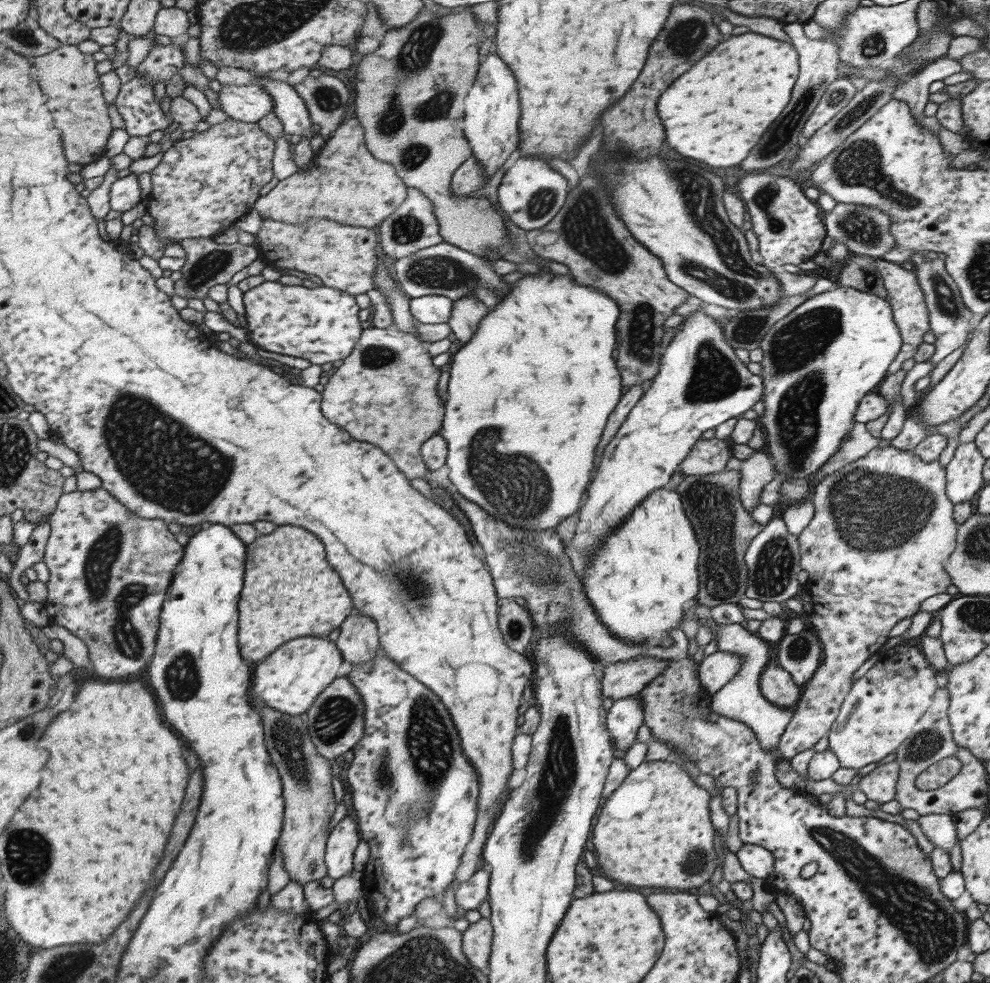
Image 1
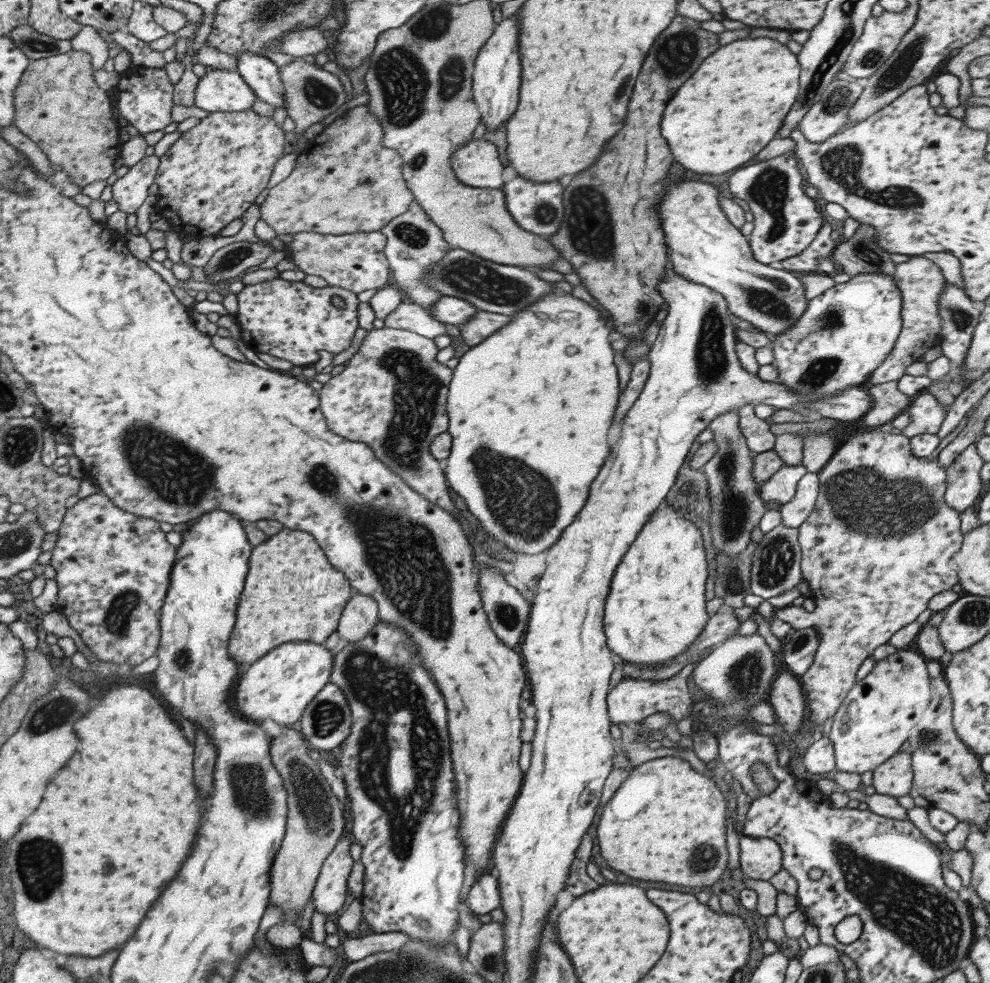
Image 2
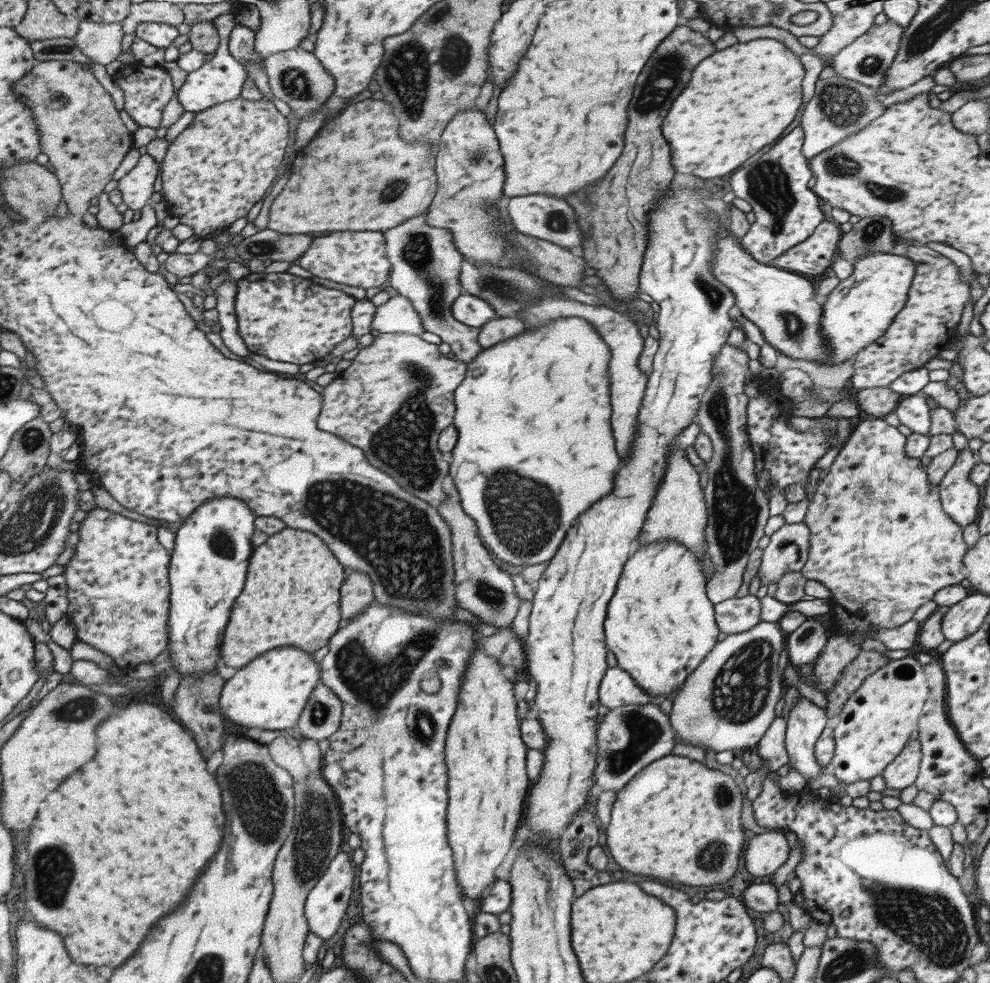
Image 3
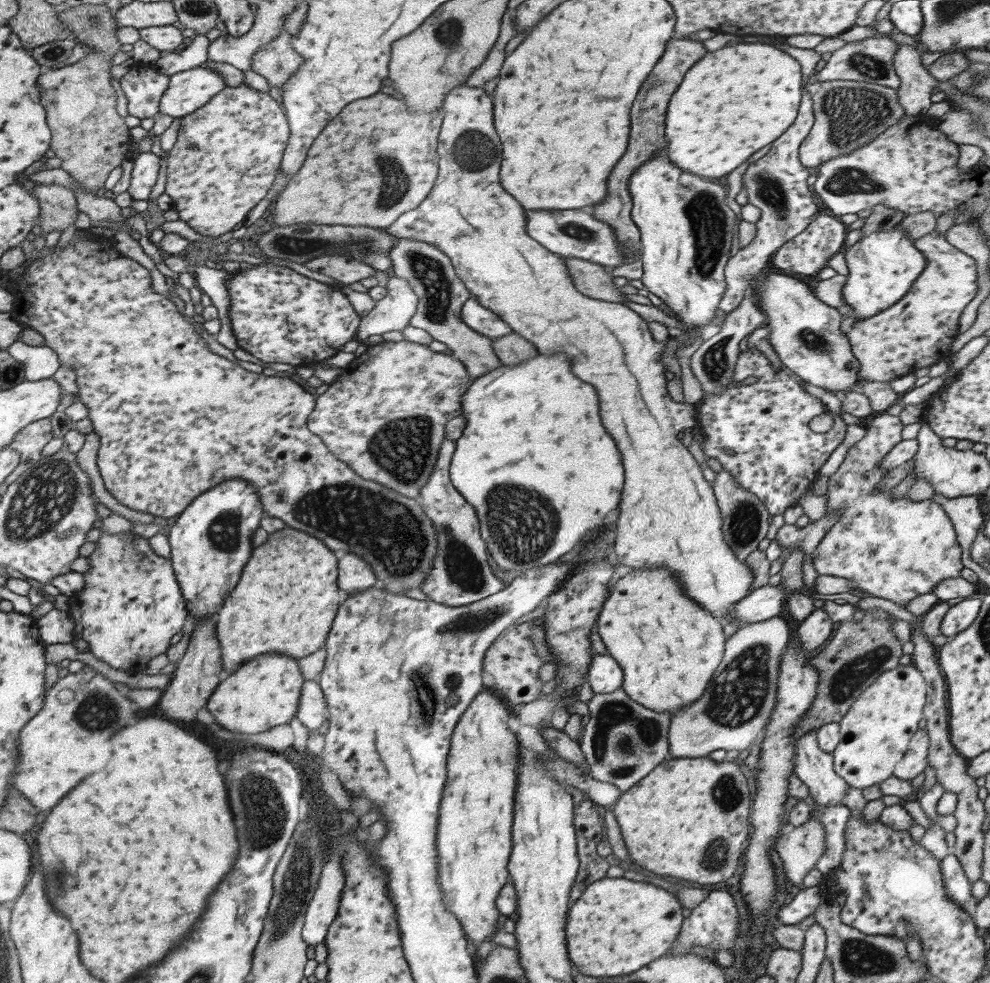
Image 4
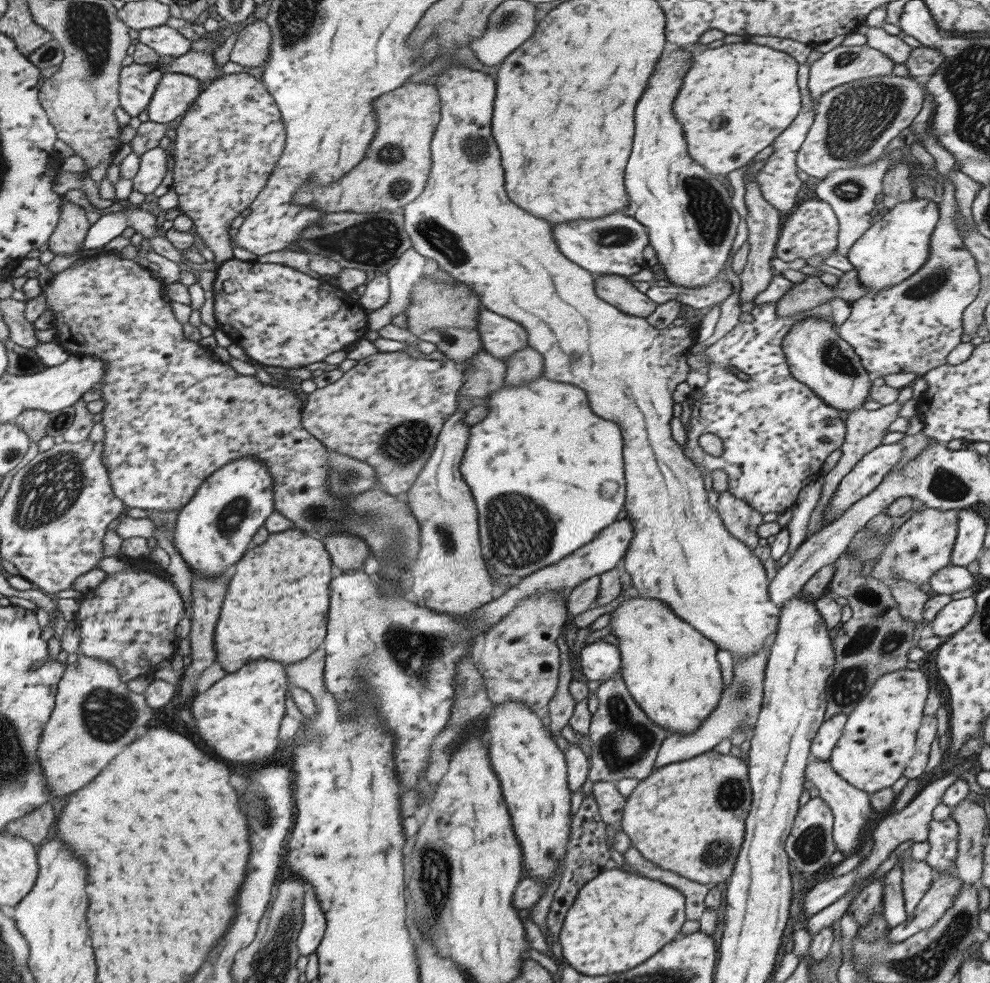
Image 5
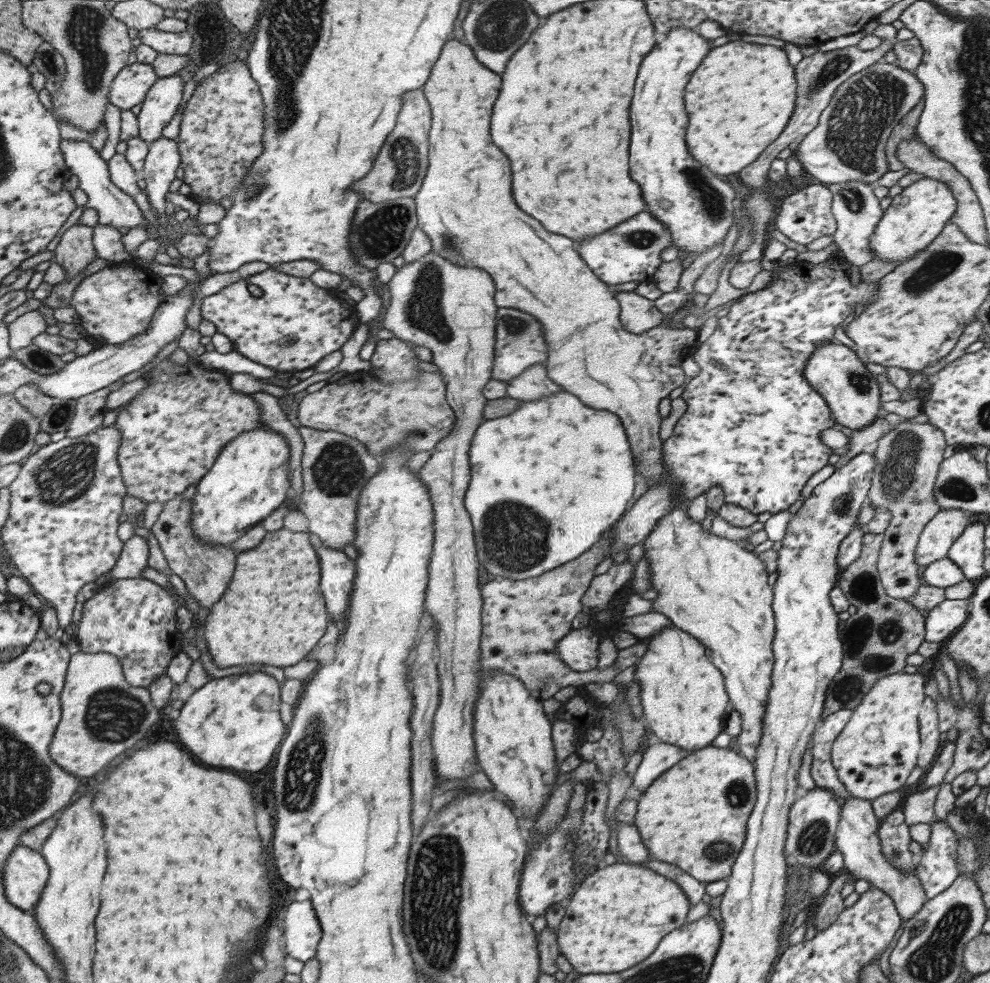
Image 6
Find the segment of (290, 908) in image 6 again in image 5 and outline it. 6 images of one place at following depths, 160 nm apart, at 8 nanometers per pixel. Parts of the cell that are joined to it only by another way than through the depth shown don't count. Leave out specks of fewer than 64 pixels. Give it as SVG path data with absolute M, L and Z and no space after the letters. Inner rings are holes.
M313 888L304 894L302 923L296 938L297 954L307 957L314 953L322 939L326 920Z

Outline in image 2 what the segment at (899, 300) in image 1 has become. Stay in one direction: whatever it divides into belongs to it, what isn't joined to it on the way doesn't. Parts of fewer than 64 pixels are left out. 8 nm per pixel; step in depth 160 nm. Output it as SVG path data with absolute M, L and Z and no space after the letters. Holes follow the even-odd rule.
M921 255L911 256L905 262L895 263L892 274L894 285L898 288L901 297L901 328L892 351L865 380L866 386L897 381L903 376L903 371L909 364L917 362L928 348L940 341L941 319L937 314L936 302L947 282L943 279L939 268Z

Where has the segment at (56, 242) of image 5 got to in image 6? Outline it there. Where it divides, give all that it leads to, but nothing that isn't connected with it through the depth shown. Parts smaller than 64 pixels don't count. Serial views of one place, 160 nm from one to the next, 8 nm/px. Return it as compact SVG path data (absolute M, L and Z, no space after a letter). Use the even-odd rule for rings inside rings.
M74 223L61 234L52 258L65 272L65 279L80 273L96 256L92 245L93 229Z

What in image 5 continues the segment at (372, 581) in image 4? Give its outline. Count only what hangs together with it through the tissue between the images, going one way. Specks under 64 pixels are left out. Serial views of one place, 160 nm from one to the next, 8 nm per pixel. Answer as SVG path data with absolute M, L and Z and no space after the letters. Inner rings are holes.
M331 532L331 535L321 537L325 550L331 556L335 571L359 570L363 568L363 560L367 556L365 541L357 539L349 532Z

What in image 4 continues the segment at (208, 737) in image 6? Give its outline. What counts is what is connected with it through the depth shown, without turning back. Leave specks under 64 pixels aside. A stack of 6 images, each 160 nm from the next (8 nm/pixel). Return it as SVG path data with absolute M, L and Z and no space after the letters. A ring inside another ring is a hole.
M261 654L243 664L223 682L219 682L215 692L209 696L209 702L206 702L207 712L211 712L217 724L229 732L265 732L277 724L288 724L294 717L303 681L304 676L293 657Z

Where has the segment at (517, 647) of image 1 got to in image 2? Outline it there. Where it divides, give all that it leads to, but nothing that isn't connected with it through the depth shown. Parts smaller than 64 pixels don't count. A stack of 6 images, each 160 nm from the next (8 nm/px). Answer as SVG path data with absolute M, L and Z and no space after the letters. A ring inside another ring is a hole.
M477 564L478 566L478 593L481 599L481 610L485 612L485 616L489 621L489 626L492 628L492 631L495 633L495 636L503 643L505 646L509 648L515 648L518 646L519 642L521 642L521 636L524 635L526 632L526 624L527 618L529 615L529 608L530 605L527 604L525 599L521 597L521 594L517 589L509 584L505 583L503 577L496 573L497 568L490 567L489 565L485 564L485 568L480 567L481 564Z

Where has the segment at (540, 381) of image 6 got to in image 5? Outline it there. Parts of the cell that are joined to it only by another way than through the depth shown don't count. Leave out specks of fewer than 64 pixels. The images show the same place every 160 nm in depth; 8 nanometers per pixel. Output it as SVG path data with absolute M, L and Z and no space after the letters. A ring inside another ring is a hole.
M531 347L512 352L504 362L504 384L507 386L528 383L542 374L542 356Z

